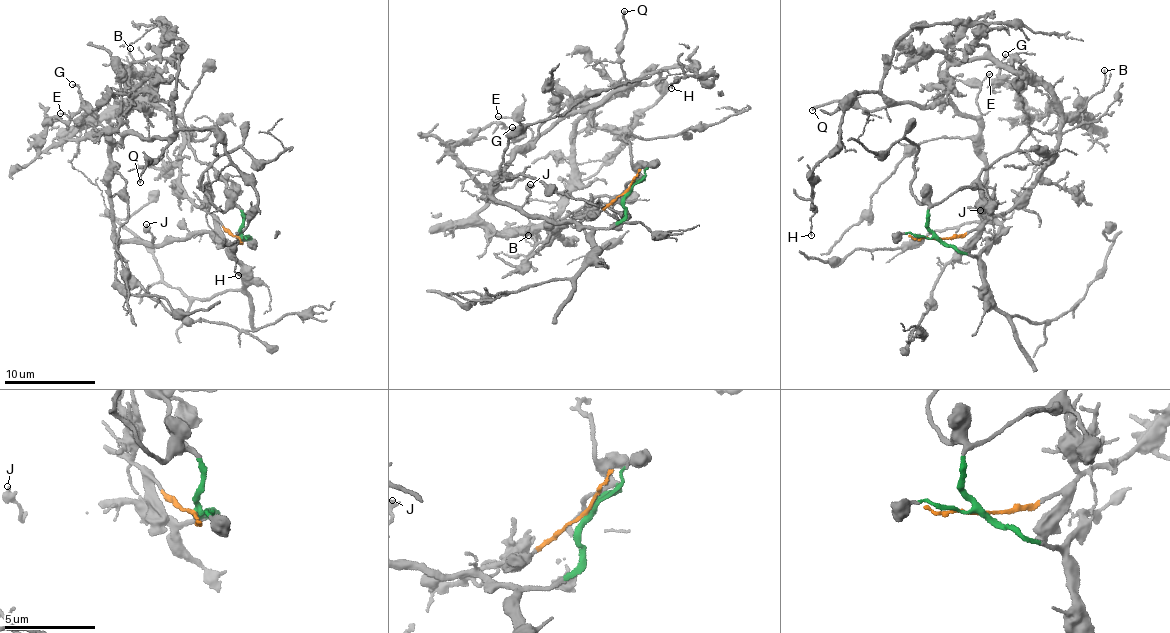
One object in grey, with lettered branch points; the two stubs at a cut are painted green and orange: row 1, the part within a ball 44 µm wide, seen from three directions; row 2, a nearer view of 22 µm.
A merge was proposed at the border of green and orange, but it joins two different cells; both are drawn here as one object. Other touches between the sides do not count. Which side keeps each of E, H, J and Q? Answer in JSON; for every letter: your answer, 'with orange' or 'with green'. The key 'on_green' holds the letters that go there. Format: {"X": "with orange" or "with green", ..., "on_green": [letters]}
{"E": "with green", "H": "with green", "J": "with green", "Q": "with green", "on_green": ["E", "H", "J", "Q"]}

